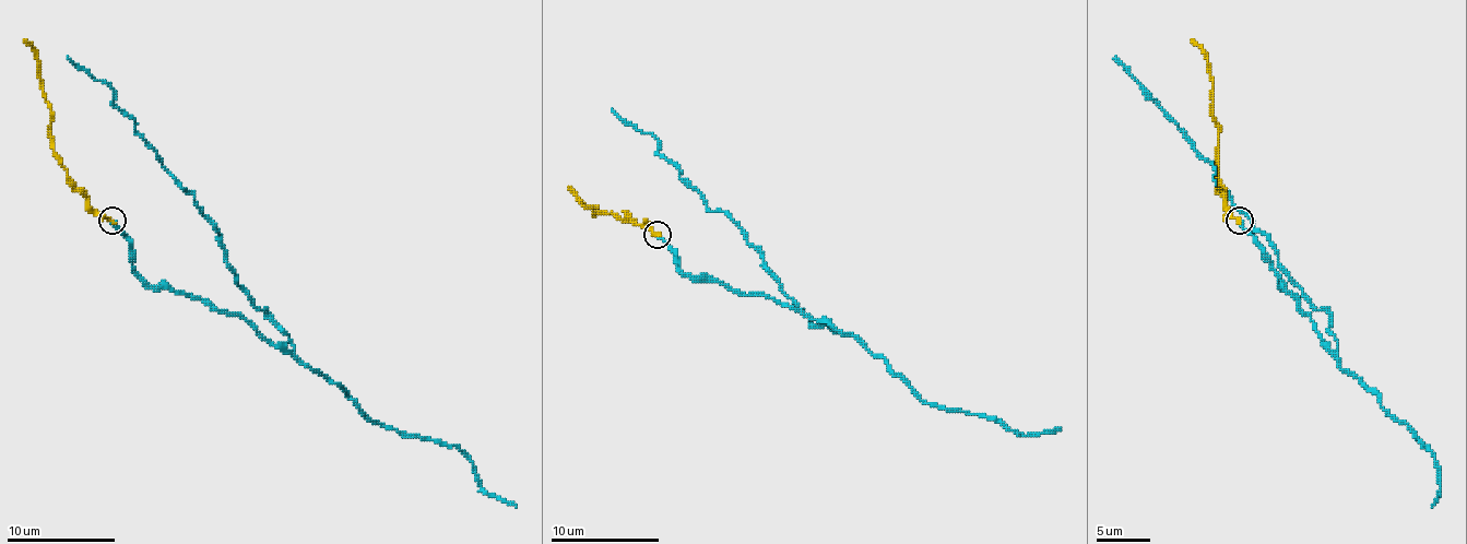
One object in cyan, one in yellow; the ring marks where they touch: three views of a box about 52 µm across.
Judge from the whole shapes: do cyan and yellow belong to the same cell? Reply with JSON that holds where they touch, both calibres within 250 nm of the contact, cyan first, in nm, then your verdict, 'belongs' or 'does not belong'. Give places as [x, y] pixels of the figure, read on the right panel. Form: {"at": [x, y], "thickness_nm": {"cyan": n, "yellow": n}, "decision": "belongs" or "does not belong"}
{"at": [1239, 220], "thickness_nm": {"cyan": 220, "yellow": 220}, "decision": "belongs"}

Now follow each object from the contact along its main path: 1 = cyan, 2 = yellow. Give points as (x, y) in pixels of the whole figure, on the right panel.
1: (1240, 221), (1299, 310), (1337, 347), (1329, 315), (1293, 283), (1273, 243), (1216, 182), (1175, 120), (1113, 58)
2: (1240, 221), (1227, 208), (1218, 177), (1210, 63), (1191, 39)

